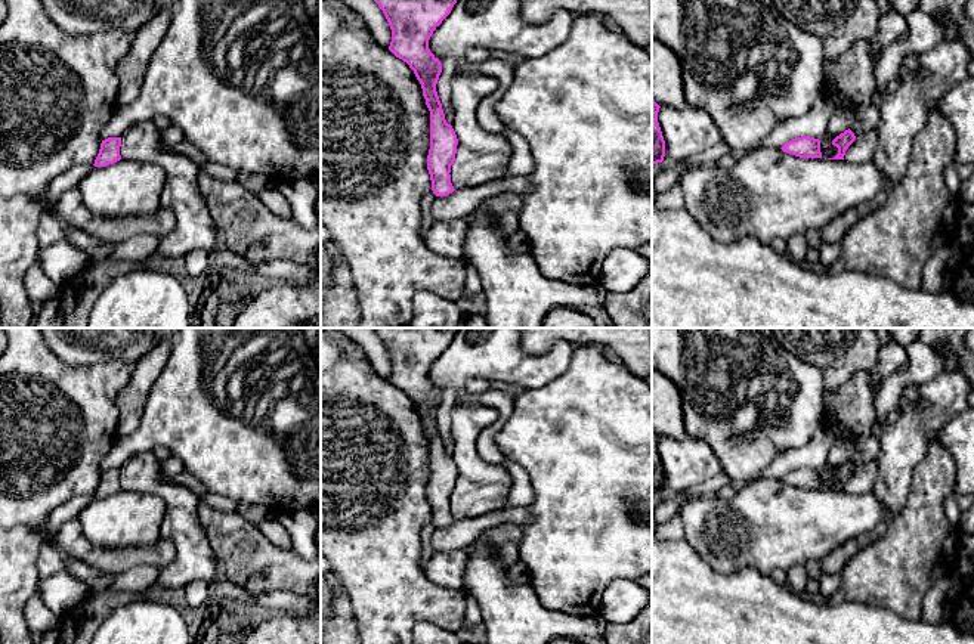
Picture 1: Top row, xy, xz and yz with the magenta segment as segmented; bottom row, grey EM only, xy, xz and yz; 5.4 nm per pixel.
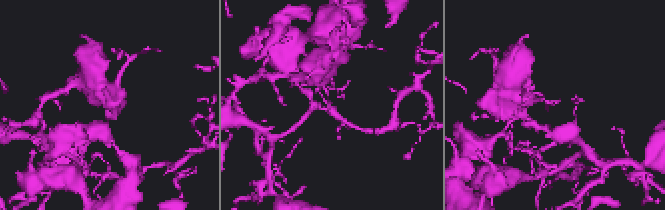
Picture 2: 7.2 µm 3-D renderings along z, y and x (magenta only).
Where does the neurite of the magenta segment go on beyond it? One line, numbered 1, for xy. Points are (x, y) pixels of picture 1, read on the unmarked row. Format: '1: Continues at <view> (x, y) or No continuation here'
1: No continuation here

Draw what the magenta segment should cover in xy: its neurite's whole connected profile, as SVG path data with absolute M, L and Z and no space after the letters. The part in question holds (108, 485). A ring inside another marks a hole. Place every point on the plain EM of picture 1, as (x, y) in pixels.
M108 468L102 471L99 484L95 490L95 498L106 498L121 490L120 486L121 468Z

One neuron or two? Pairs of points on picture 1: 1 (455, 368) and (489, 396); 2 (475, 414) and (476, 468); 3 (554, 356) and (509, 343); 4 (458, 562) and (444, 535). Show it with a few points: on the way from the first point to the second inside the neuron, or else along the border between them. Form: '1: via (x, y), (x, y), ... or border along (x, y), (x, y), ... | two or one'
1: border along (467, 392), (457, 396) | two
2: via (467, 427), (467, 455) | one
3: via (543, 362), (525, 362), (518, 355) | one
4: border along (463, 550), (435, 553) | two

